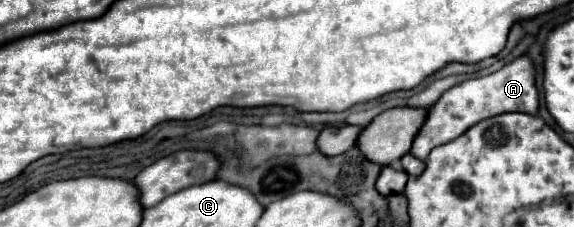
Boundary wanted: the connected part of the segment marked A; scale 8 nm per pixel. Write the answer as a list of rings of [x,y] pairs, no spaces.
[[[522,55],[492,75],[470,79],[448,89],[428,109],[426,121],[414,137],[410,155],[416,155],[416,159],[426,159],[434,147],[450,143],[452,139],[460,137],[460,133],[468,131],[472,125],[484,119],[490,119],[502,113],[512,113],[512,111],[536,115],[538,107],[540,107],[540,101],[538,101],[538,89],[536,89],[536,69],[532,59],[528,55]]]

